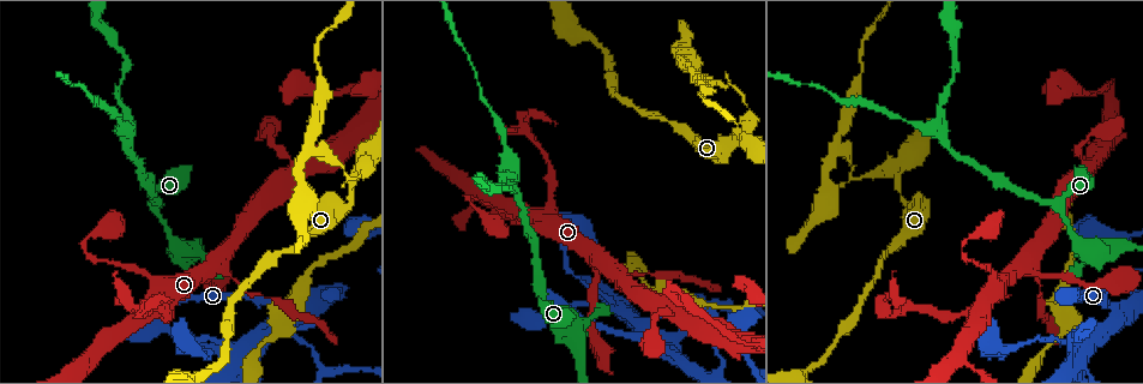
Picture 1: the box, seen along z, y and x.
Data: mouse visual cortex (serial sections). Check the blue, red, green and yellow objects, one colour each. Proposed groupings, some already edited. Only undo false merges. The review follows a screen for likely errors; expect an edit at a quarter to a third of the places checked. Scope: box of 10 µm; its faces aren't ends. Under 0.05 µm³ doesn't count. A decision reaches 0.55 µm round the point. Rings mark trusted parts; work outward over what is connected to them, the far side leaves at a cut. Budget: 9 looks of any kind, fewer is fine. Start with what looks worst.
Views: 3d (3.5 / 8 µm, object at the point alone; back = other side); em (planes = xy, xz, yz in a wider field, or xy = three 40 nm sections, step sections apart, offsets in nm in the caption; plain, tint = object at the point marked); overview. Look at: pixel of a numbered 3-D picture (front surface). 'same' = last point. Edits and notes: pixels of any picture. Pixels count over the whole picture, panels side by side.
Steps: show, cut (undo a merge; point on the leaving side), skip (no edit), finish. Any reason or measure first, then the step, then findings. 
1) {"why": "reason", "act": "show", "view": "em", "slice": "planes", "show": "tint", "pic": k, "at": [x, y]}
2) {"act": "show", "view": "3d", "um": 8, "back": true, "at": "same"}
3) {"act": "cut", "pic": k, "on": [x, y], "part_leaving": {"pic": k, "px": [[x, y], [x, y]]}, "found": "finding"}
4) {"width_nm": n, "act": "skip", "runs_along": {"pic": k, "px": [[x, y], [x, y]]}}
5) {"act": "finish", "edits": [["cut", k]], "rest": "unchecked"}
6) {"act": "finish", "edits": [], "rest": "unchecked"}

{"why": "calibre changes", "act": "show", "view": "3d", "um": 3.5, "back": true, "pic": 1, "at": [246, 292]}

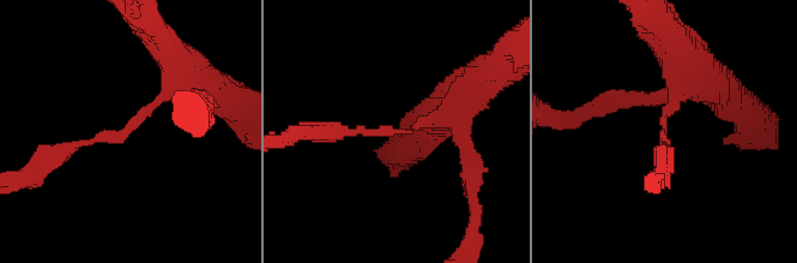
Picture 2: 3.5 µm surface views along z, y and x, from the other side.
{"arm_widths_nm": [150, 300], "why": "now the EM", "act": "show", "view": "em", "slice": "xy", "step": 3, "show": "tint", "pic": 2, "at": [395, 132]}

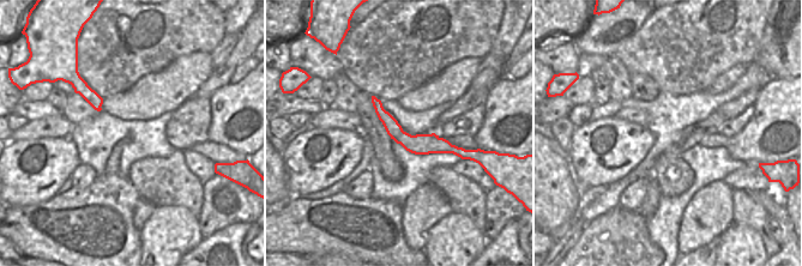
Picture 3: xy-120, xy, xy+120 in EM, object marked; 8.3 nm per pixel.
{"act": "skip", "runs_along": {"pic": 2, "px": [[182, 67], [120, 133], [54, 156]]}, "found": "one cell here"}

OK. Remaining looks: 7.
{"why": "four arms meet", "act": "show", "view": "3d", "um": 3.5, "pic": 1, "at": [1116, 317]}

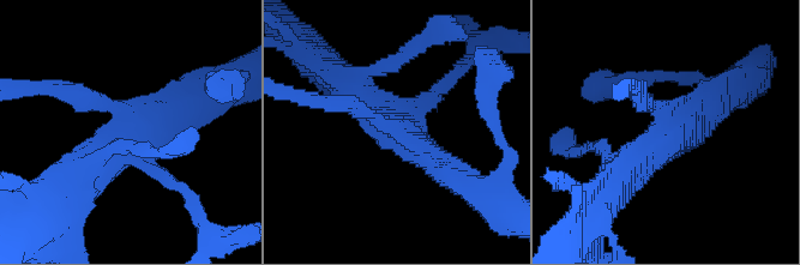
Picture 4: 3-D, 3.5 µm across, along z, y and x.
{"arms": 4, "arm_widths_nm": [150, 250, 400, 450], "why": "now the EM", "act": "show", "view": "em", "slice": "planes", "show": "tint", "pic": 4, "at": [396, 131]}

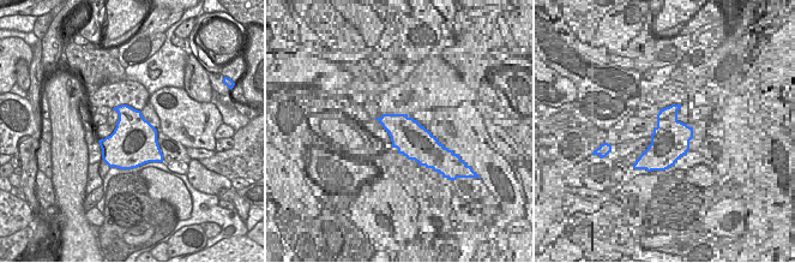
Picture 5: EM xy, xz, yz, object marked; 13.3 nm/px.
{"width_nm": 650, "act": "skip", "runs_along": {"pic": 4, "px": [[66, 95], [126, 116], [82, 172]]}, "found": "all the same cell"}

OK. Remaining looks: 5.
{"why": "thick turns thin", "act": "show", "view": "3d", "um": 3.5, "pic": 1, "at": [992, 273]}

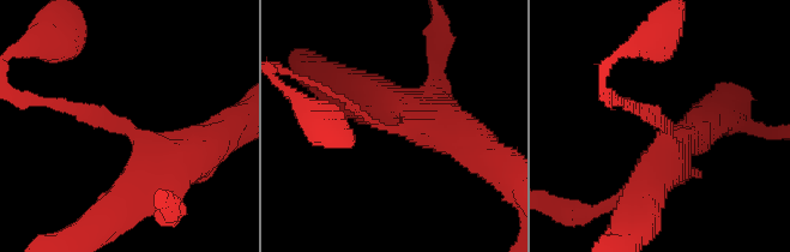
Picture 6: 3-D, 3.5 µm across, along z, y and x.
{"act": "show", "view": "em", "slice": "xy", "step": 1, "show": "plain", "pic": 6, "at": [390, 132]}

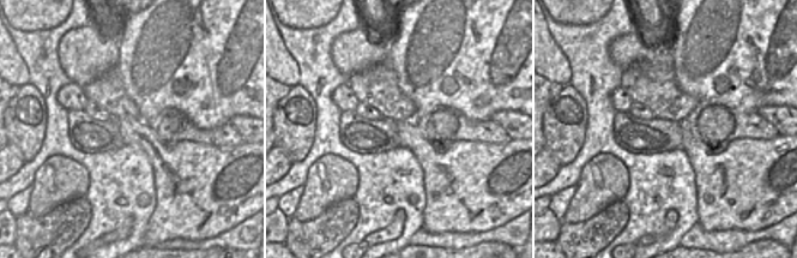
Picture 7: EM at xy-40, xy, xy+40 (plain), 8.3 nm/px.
{"why": "with the object marked", "act": "show", "view": "em", "slice": "xy", "step": 1, "show": "tint", "at": "same"}

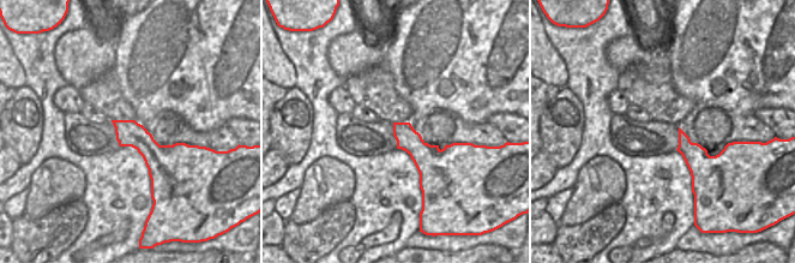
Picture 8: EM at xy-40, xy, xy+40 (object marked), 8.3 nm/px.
{"arm_widths_nm": [100, 600], "act": "skip", "runs_along": {"pic": 6, "px": [[182, 160], [56, 104]]}, "found": "one cell here"}

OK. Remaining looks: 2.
{"why": "calibre changes", "act": "show", "view": "em", "slice": "planes", "show": "tint", "pic": 1, "at": [931, 310]}

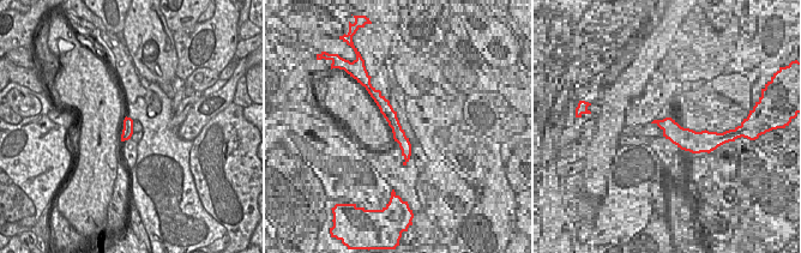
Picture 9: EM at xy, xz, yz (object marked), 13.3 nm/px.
{"act": "show", "view": "3d", "um": 3.5, "at": "same"}

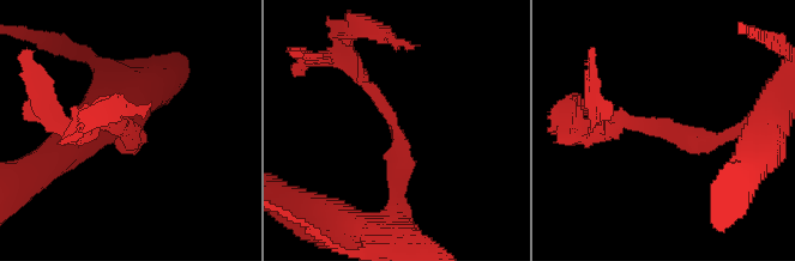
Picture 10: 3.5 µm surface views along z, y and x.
{"width_nm": 140, "act": "cut", "pic": 10, "on": [371, 90], "part_leaving": {"pic": 10, "px": [[392, 122], [349, 58], [349, 30]]}, "found": "a second cell is stuck on"}

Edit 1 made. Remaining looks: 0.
{"act": "finish", "edits": [["cut", 10]], "rest": "unchecked"}

